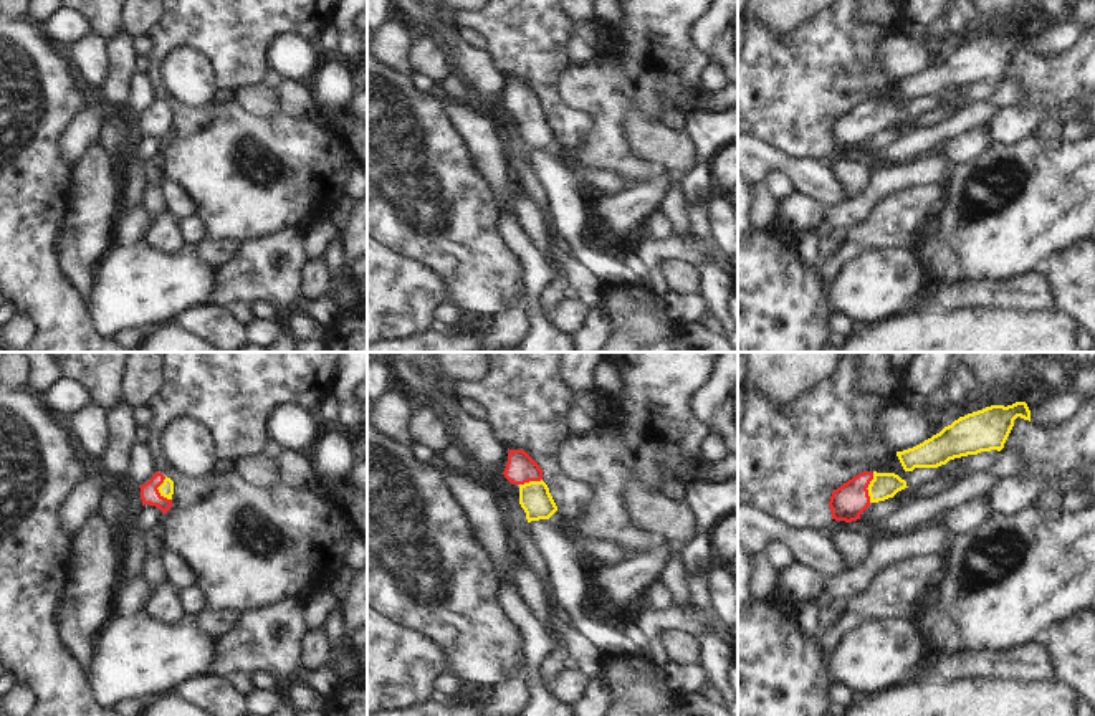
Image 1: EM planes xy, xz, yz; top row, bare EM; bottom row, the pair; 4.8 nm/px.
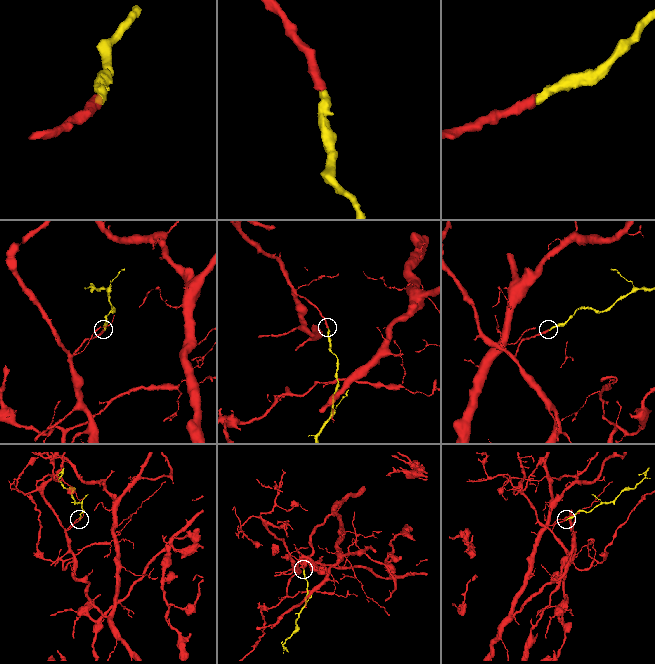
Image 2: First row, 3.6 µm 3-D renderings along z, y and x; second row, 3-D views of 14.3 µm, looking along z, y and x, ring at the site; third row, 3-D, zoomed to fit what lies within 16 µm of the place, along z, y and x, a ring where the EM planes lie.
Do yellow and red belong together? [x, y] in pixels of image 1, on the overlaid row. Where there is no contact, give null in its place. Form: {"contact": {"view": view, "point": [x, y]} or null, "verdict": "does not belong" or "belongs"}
{"contact": {"view": "xy", "point": [157, 488]}, "verdict": "belongs"}

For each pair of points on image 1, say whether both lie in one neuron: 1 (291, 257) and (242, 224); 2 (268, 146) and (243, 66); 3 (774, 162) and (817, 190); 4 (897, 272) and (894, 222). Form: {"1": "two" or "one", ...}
{"1": "two", "2": "two", "3": "one", "4": "two"}

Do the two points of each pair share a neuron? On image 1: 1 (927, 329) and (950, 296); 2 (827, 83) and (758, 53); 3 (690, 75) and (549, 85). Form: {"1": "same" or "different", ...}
{"1": "different", "2": "same", "3": "different"}

